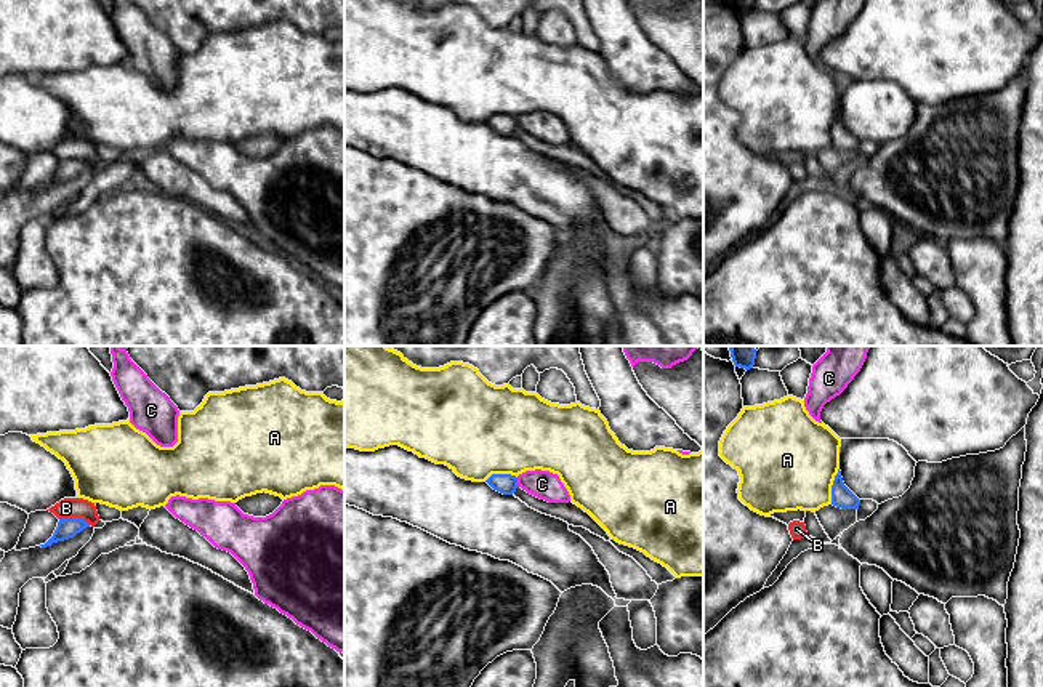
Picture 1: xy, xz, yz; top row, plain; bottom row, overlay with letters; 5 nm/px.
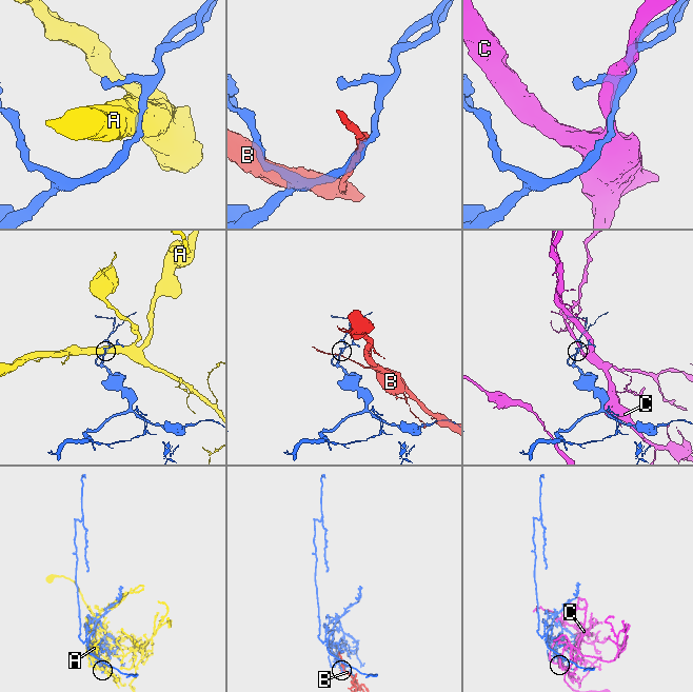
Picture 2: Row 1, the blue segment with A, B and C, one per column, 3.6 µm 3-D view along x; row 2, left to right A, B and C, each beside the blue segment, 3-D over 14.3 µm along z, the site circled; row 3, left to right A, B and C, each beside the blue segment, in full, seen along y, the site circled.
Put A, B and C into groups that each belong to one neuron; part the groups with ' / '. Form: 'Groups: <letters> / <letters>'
Groups: A / B / C

